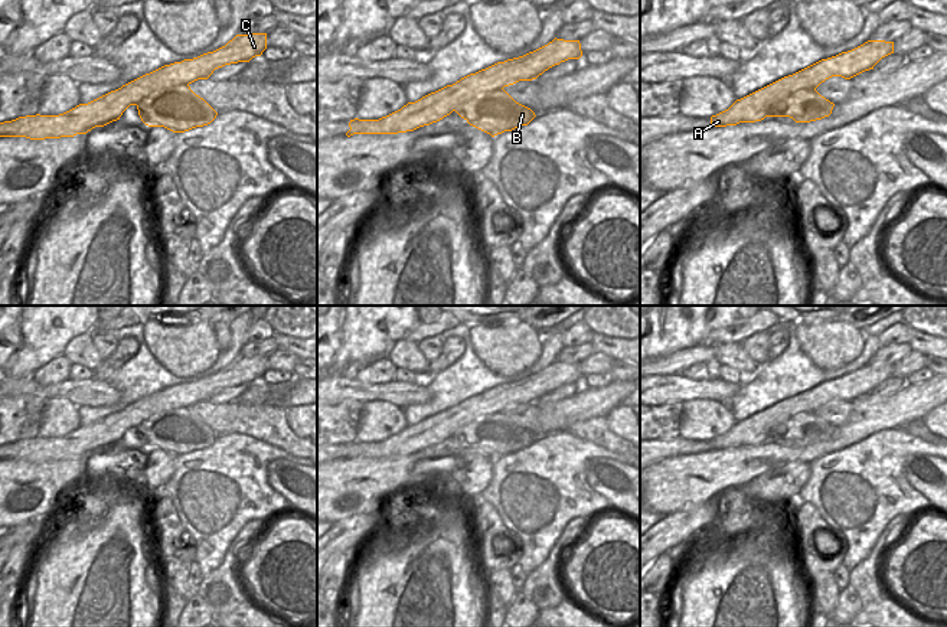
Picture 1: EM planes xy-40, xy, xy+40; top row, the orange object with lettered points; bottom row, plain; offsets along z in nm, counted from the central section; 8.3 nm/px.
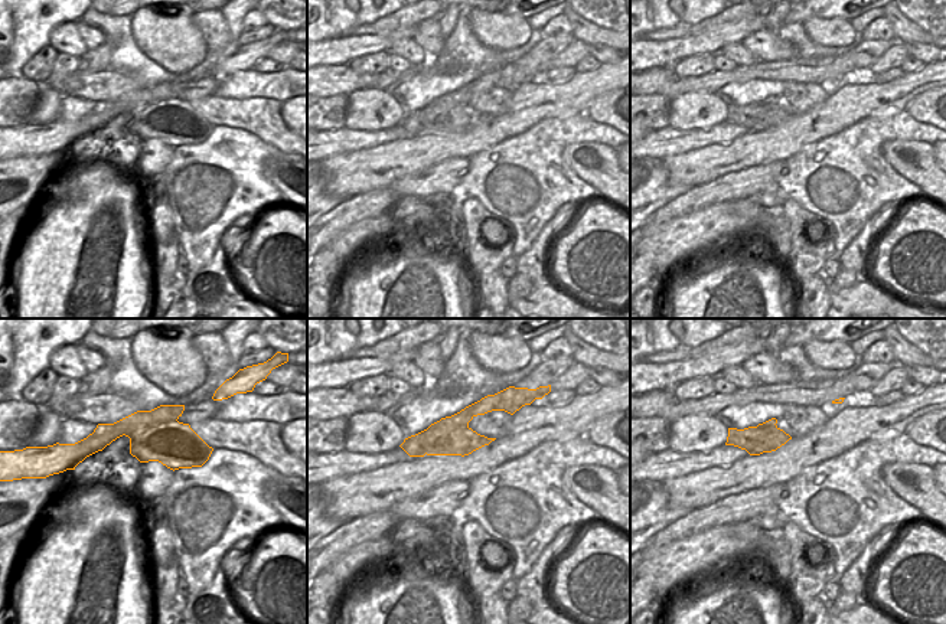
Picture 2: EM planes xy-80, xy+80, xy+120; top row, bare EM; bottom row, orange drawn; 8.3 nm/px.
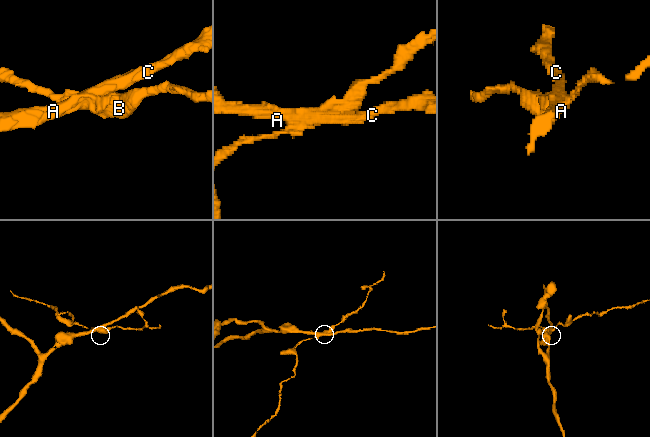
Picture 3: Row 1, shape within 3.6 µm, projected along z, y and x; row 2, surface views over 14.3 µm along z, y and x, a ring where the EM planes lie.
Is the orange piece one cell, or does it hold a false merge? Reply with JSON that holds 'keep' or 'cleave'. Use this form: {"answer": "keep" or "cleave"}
{"answer": "cleave"}

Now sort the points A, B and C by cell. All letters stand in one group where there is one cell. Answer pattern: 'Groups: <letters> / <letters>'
Groups: A C / B

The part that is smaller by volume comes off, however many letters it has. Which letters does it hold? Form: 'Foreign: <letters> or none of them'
Foreign: B

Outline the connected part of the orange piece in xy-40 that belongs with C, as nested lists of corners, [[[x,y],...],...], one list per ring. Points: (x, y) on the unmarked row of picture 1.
[[[267,356],[236,357],[213,375],[164,388],[63,437],[36,437],[0,445],[0,460],[45,463],[86,457],[95,450],[104,450],[120,443],[130,428],[137,428],[154,415],[189,408],[197,402],[208,402],[215,392],[231,386],[249,385],[252,381],[261,379],[265,372]]]

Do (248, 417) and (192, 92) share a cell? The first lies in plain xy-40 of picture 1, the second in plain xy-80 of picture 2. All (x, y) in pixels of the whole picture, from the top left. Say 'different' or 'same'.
different

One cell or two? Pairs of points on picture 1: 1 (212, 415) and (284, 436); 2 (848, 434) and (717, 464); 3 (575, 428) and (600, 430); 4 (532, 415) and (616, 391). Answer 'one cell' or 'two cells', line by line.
1: one cell
2: one cell
3: one cell
4: two cells

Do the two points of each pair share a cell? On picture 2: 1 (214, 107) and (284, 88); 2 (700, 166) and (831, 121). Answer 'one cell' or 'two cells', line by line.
1: two cells
2: one cell

